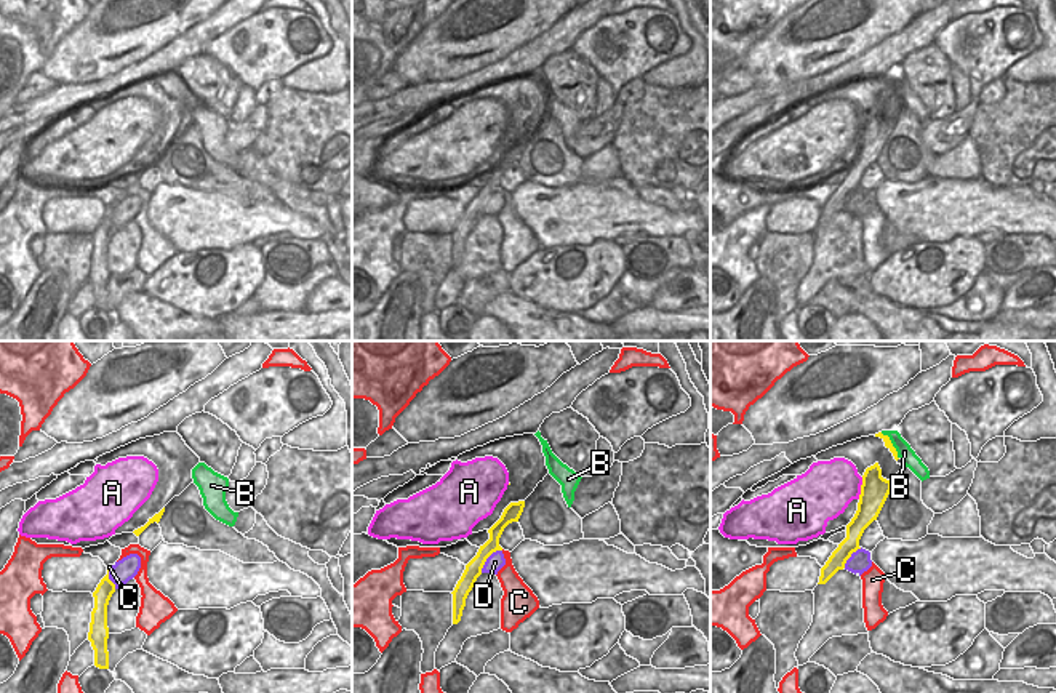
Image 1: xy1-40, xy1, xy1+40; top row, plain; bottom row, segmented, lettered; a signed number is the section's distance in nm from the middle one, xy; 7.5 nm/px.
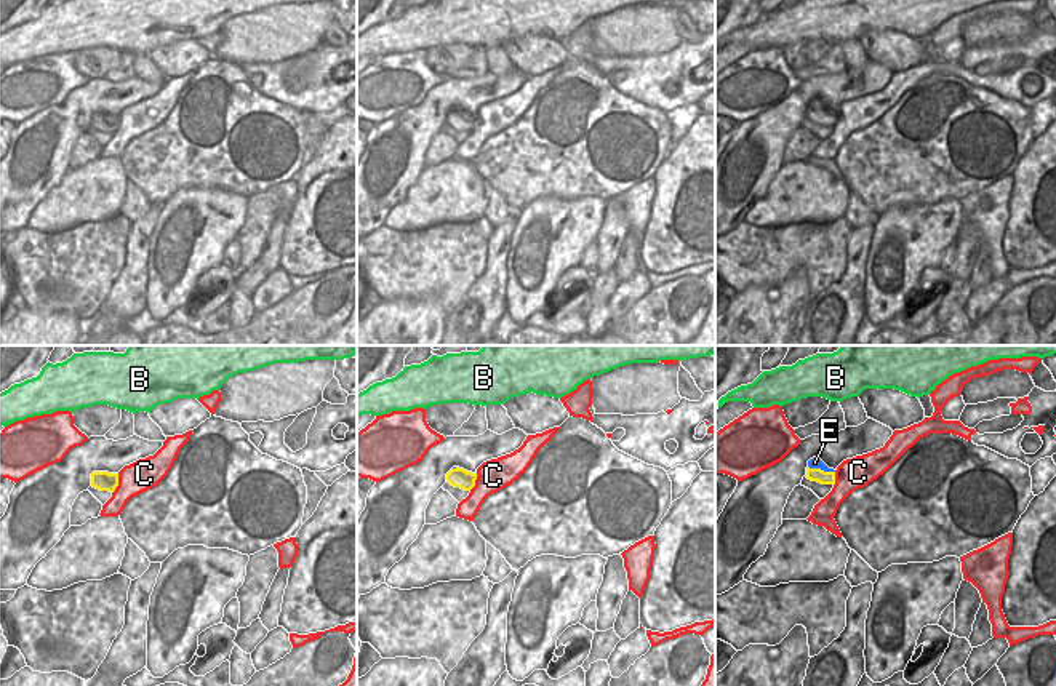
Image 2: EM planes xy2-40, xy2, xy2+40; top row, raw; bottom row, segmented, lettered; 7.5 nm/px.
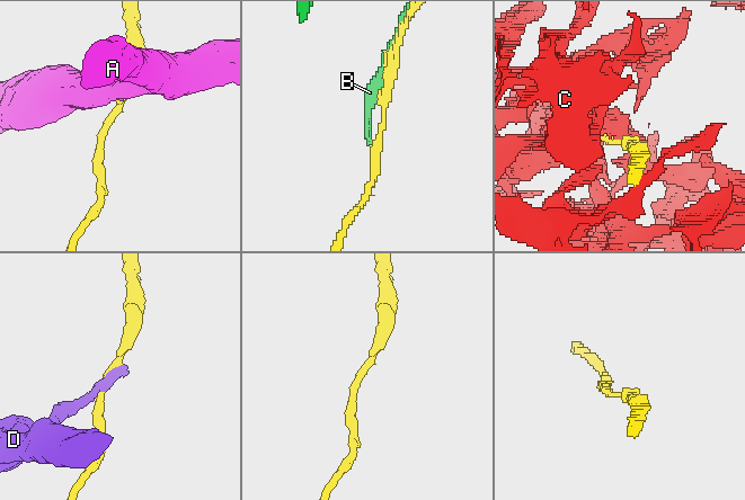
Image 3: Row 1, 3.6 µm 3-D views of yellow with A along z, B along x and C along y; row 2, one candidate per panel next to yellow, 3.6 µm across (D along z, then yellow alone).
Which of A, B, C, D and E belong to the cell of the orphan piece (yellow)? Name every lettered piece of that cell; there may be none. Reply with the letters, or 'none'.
E

